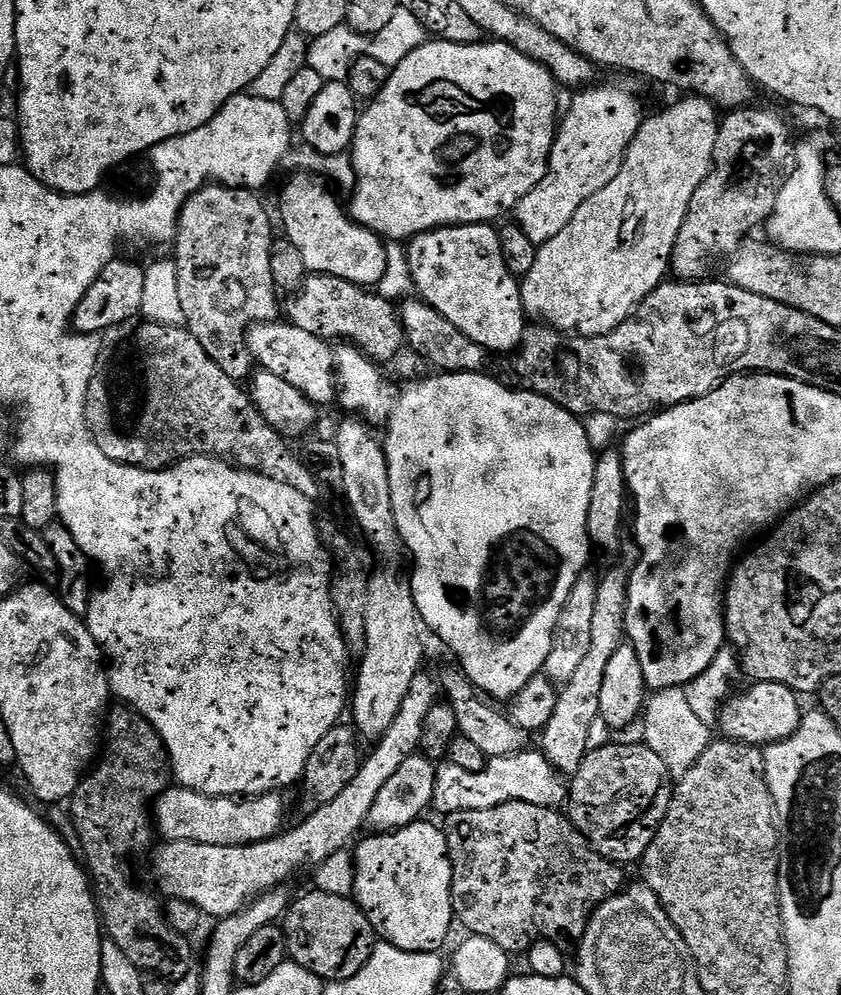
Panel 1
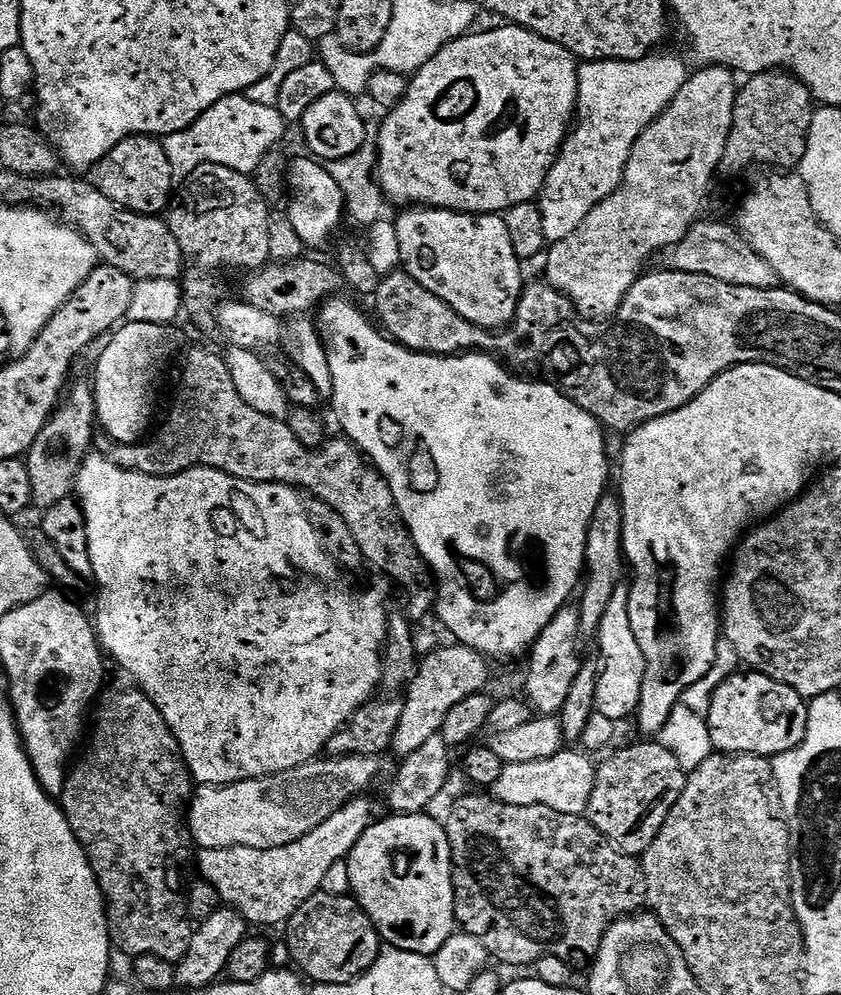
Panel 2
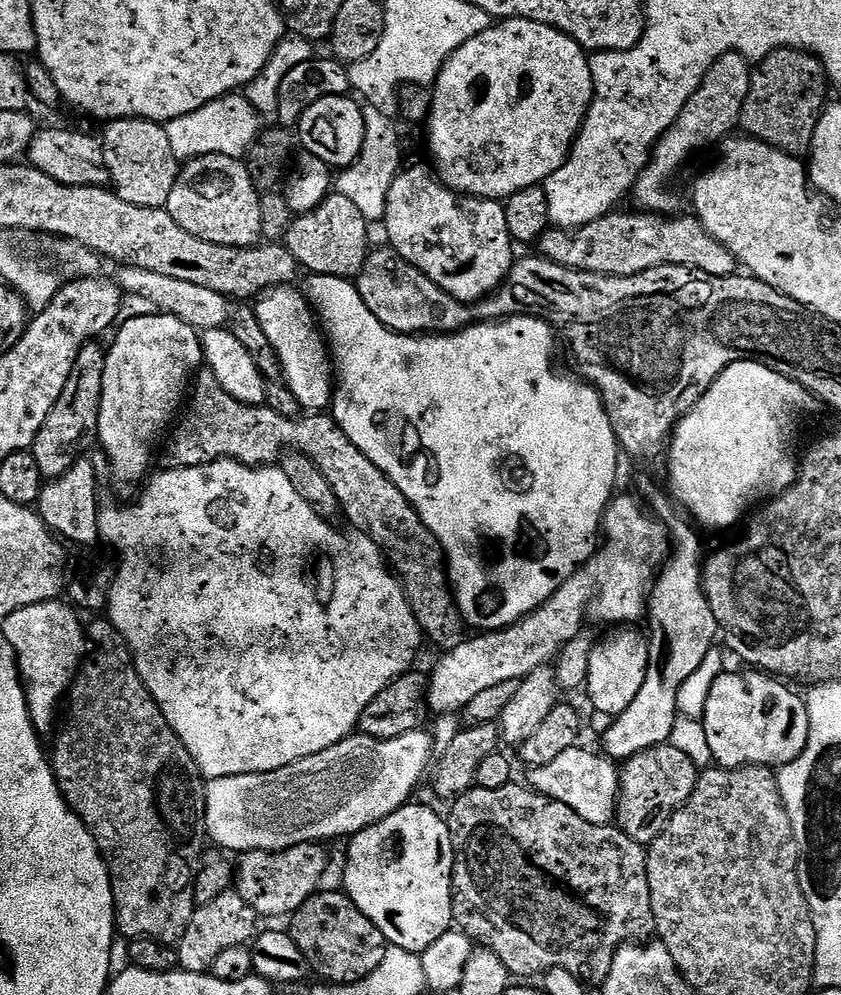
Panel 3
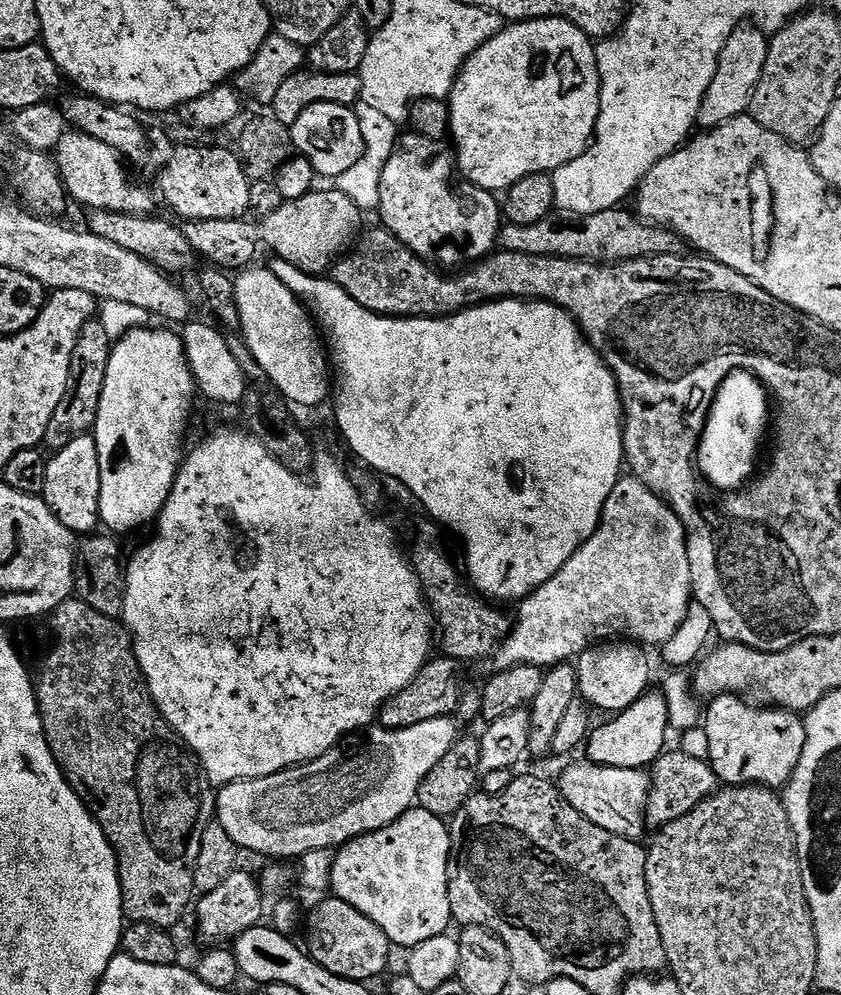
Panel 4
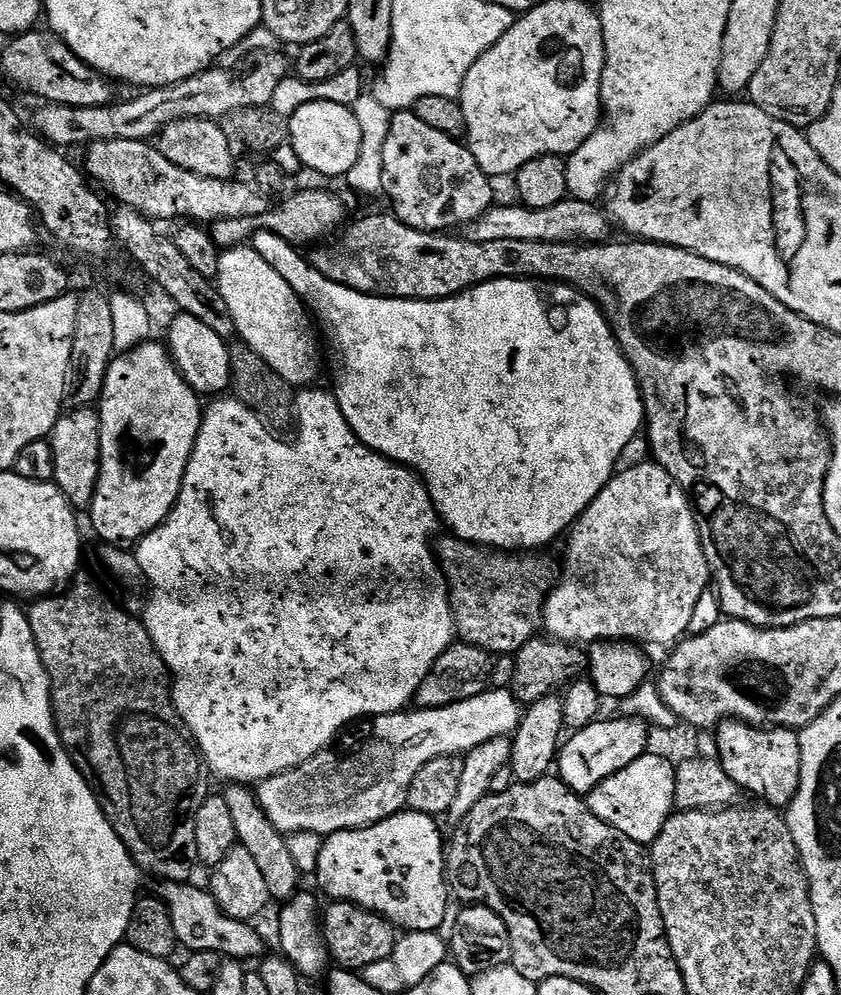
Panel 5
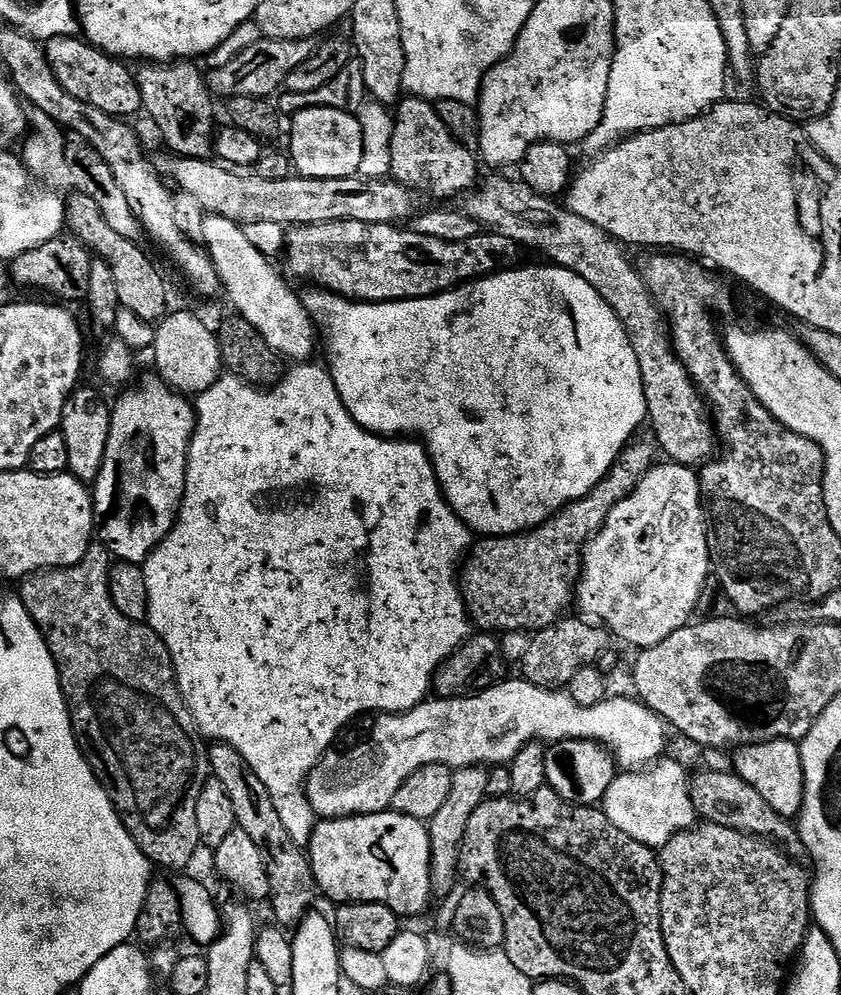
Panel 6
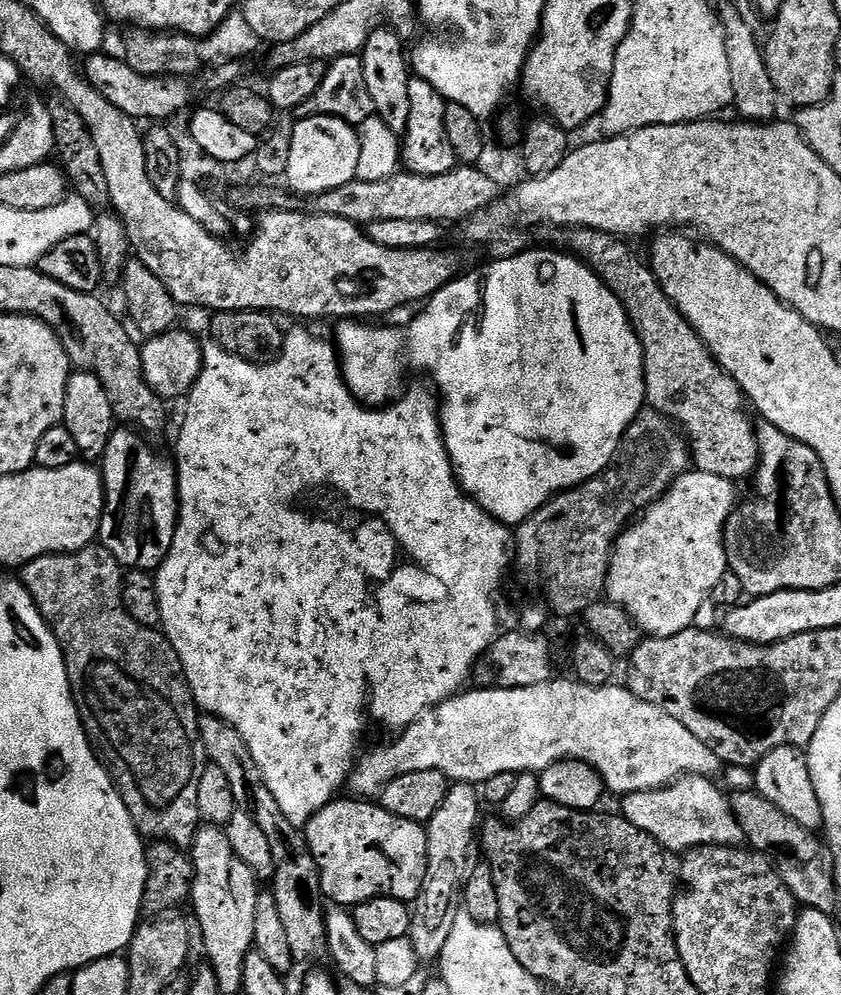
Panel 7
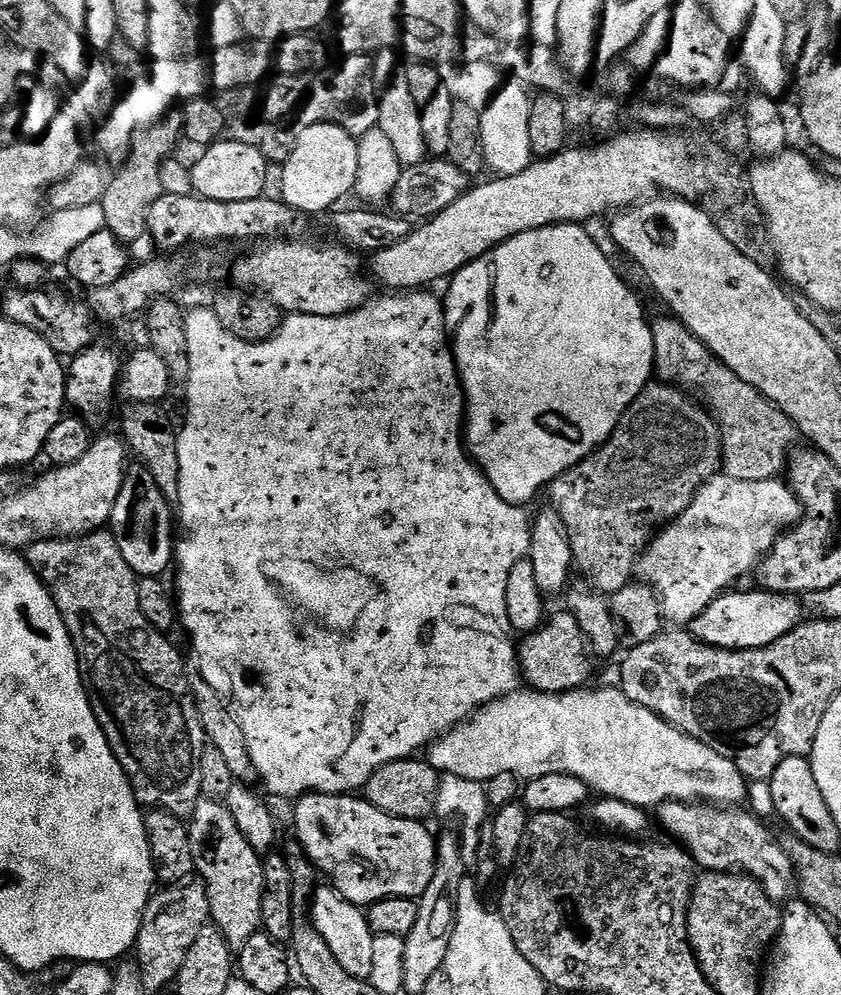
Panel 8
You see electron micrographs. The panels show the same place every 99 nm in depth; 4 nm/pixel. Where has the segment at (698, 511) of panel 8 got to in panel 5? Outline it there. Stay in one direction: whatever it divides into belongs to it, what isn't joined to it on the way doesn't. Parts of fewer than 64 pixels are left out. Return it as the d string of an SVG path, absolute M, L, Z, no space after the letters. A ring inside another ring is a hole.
M655 462L648 464L636 464L633 468L621 467L613 475L612 480L600 493L594 502L581 514L576 523L570 529L568 540L568 565L562 568L562 575L557 579L553 589L548 593L544 602L544 614L542 617L542 628L551 639L560 640L564 644L575 644L577 646L591 646L596 641L625 641L635 642L637 645L644 644L668 644L672 646L677 643L688 632L690 618L694 618L694 606L698 606L700 600L705 599L710 588L710 577L708 575L708 563L702 550L700 531L696 525L696 513L692 511L692 501L685 489L681 488L674 478Z

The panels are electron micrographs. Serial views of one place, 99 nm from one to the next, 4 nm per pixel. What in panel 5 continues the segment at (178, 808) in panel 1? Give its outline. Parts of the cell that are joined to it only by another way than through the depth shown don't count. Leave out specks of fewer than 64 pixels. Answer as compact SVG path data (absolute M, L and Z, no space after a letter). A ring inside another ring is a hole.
M489 690L481 696L475 696L466 702L458 702L454 706L416 708L411 711L390 710L385 716L375 717L371 721L372 737L369 738L368 744L362 745L357 752L352 752L349 756L339 756L338 753L332 752L333 750L325 750L317 756L311 756L289 772L259 781L254 791L266 818L270 818L273 826L282 833L312 832L321 838L333 836L336 832L352 832L356 828L368 828L372 824L382 822L395 812L405 811L410 782L414 782L414 774L418 774L418 770L422 770L426 762L434 762L434 758L443 756L458 756L473 752L499 736L511 737L520 724L522 705L511 691Z

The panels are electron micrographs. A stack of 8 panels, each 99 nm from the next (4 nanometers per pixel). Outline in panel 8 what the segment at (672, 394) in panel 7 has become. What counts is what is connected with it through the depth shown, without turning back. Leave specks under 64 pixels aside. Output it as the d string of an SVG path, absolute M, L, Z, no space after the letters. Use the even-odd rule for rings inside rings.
M663 314L651 321L652 337L654 338L654 372L663 383L674 384L689 394L695 394L702 401L705 408L716 417L716 424L720 427L720 441L722 442L723 475L730 478L742 478L742 482L762 482L775 480L785 471L790 453L797 447L796 439L801 439L801 433L794 421L778 406L771 404L764 395L750 382L742 382L734 370L730 370L714 355L702 341L695 336L687 324L676 319L671 314Z

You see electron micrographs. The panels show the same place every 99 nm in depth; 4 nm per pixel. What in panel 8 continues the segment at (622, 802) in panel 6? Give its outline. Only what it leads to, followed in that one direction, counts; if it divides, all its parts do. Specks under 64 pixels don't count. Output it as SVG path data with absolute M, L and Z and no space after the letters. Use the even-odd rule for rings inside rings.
M668 800L655 809L654 816L660 819L660 824L669 832L671 839L689 852L701 869L710 872L735 872L751 876L766 890L766 894L774 901L787 902L797 895L798 885L796 871L792 860L786 854L783 843L772 837L772 832L756 816L748 812L740 812L736 806L717 806L703 802L685 802L683 800Z

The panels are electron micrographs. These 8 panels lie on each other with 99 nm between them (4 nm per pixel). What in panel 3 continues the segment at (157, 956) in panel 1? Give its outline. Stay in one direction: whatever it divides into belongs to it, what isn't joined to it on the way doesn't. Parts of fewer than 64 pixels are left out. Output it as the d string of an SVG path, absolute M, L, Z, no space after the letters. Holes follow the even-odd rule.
M101 618L101 620L96 620L92 625L88 624L86 628L86 637L87 637L87 651L86 659L77 669L74 675L72 682L72 687L68 689L68 694L66 697L66 708L68 704L68 713L63 713L62 723L59 725L58 731L55 733L56 736L56 745L53 748L50 748L50 763L52 765L52 773L56 775L56 781L60 787L60 792L64 795L64 800L72 808L74 814L78 814L78 818L85 826L90 830L90 834L94 838L94 842L100 848L100 857L103 858L104 864L108 867L108 873L110 874L110 882L112 883L112 893L114 894L114 906L116 907L116 931L121 937L128 936L129 941L133 940L153 940L159 944L166 944L169 946L175 946L179 944L182 934L186 934L186 926L190 926L190 918L196 913L197 902L196 895L192 889L192 881L194 879L194 861L197 859L198 853L201 851L202 845L200 845L200 836L202 840L202 833L204 832L204 786L206 783L205 777L200 775L198 766L194 762L194 758L190 754L190 750L184 748L184 743L178 738L178 734L174 734L174 730L170 726L170 722L166 722L166 718L162 714L162 710L156 705L156 700L150 694L150 690L142 682L142 678L138 674L136 669L136 662L132 659L132 652L128 649L128 645L125 644L124 639L117 632L114 625L109 622L107 619Z

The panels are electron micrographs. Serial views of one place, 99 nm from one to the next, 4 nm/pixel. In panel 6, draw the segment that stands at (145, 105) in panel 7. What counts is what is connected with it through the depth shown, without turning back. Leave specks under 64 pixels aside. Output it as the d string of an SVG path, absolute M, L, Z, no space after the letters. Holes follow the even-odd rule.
M63 36L47 41L48 66L54 78L66 90L82 102L117 118L132 118L141 111L140 87L136 85L133 69L115 56L108 56L83 38Z

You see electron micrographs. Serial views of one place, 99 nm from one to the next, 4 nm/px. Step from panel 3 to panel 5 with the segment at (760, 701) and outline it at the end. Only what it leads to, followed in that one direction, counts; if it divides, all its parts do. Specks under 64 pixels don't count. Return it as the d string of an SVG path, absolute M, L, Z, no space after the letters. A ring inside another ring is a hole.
M726 720L715 729L720 765L745 793L769 808L787 809L798 794L802 750L799 735L791 728L758 728L743 720Z

